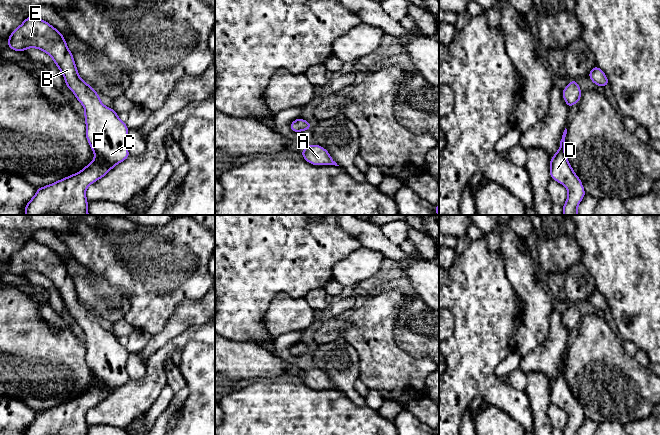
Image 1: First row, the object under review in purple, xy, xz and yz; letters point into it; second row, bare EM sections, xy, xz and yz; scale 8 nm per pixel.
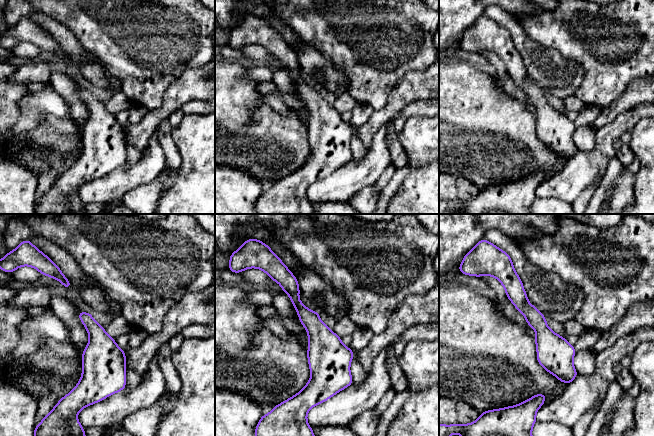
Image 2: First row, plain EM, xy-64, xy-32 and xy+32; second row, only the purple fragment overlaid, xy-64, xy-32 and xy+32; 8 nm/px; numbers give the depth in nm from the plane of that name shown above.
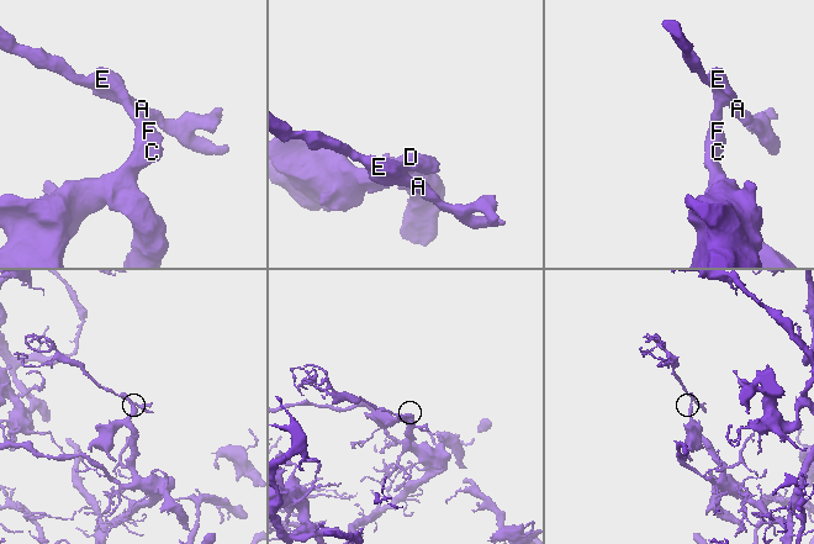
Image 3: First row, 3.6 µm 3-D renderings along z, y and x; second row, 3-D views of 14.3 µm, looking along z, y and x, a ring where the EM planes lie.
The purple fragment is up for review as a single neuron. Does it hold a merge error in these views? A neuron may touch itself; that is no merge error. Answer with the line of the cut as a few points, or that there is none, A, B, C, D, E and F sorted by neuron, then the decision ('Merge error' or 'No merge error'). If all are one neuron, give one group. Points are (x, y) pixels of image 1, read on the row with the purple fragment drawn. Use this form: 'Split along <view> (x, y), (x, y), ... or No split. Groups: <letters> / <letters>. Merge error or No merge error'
No split. Groups: A B C D E F. No merge error

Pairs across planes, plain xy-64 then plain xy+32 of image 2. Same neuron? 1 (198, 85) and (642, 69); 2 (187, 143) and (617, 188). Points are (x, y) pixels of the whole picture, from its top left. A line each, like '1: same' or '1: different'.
1: different
2: different

